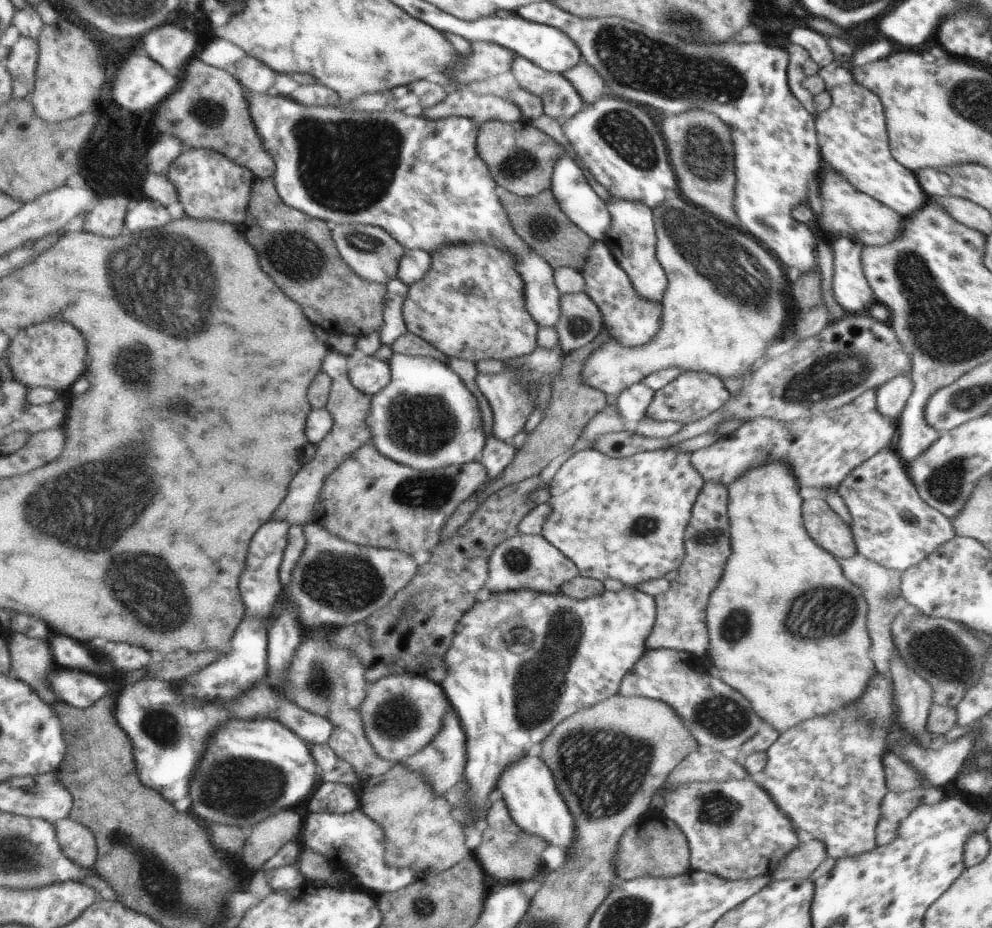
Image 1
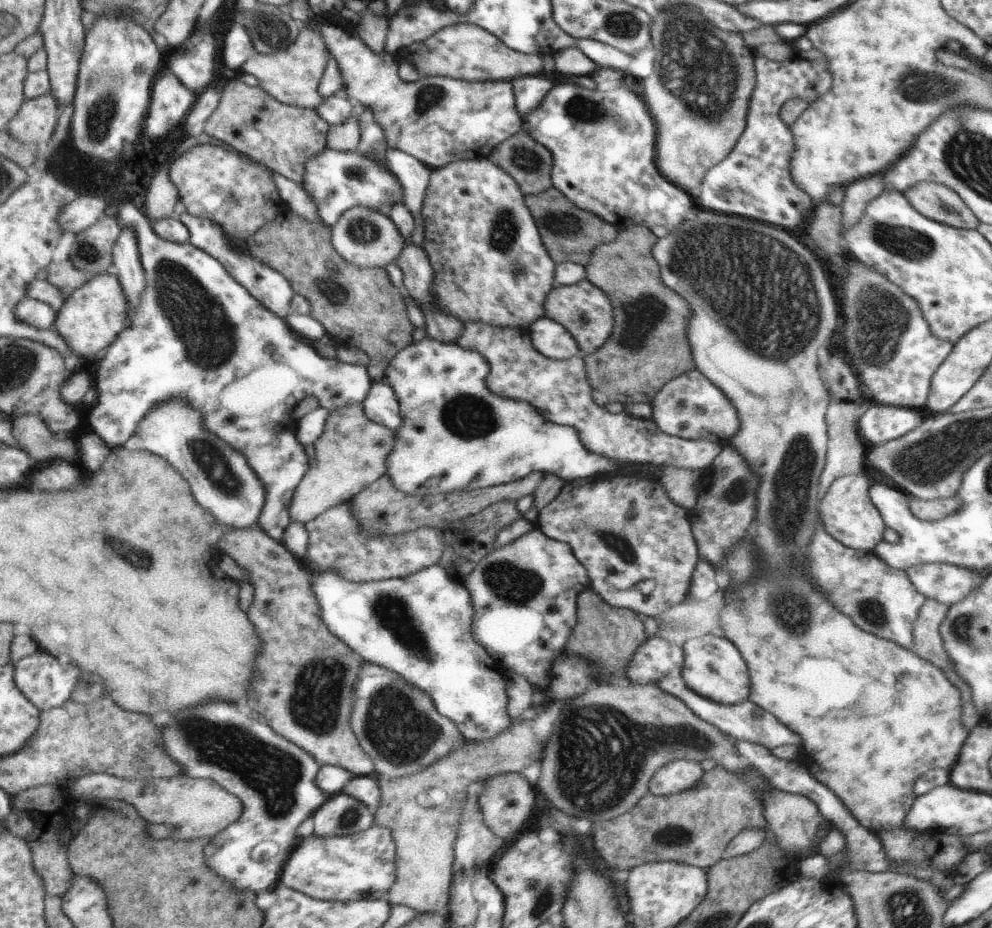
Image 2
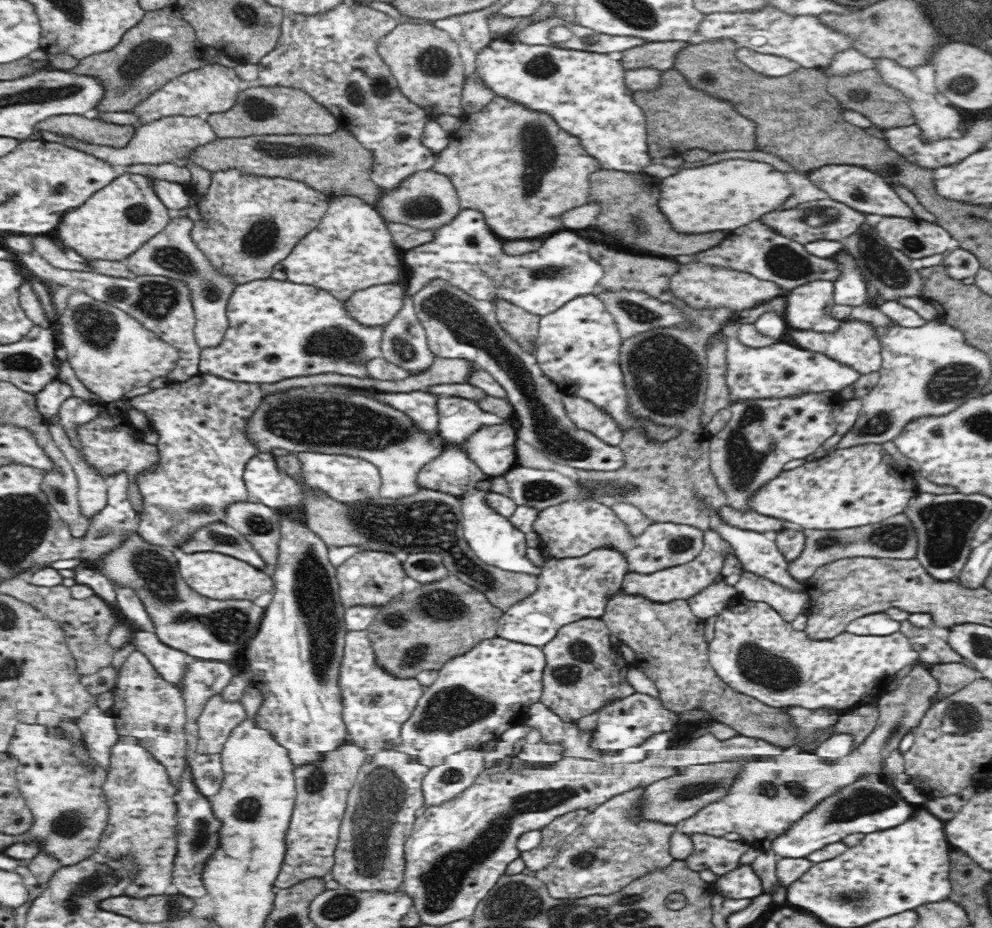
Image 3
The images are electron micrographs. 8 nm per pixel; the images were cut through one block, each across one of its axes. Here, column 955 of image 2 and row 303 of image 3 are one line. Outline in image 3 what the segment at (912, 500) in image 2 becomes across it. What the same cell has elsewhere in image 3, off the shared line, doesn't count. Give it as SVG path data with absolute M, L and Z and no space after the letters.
M502 299L496 302L496 316L503 329L524 350L530 351L529 342L537 338L540 317Z

